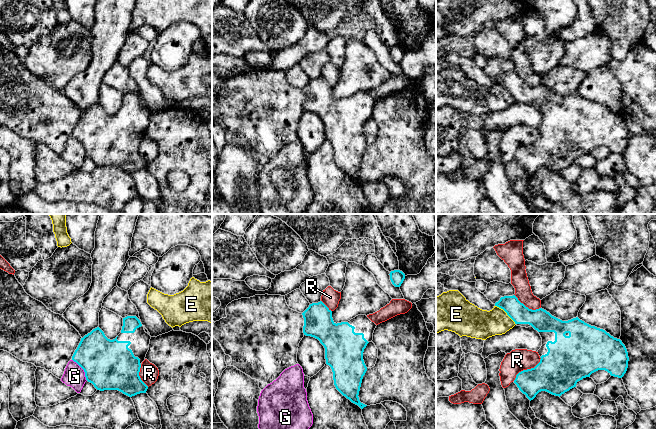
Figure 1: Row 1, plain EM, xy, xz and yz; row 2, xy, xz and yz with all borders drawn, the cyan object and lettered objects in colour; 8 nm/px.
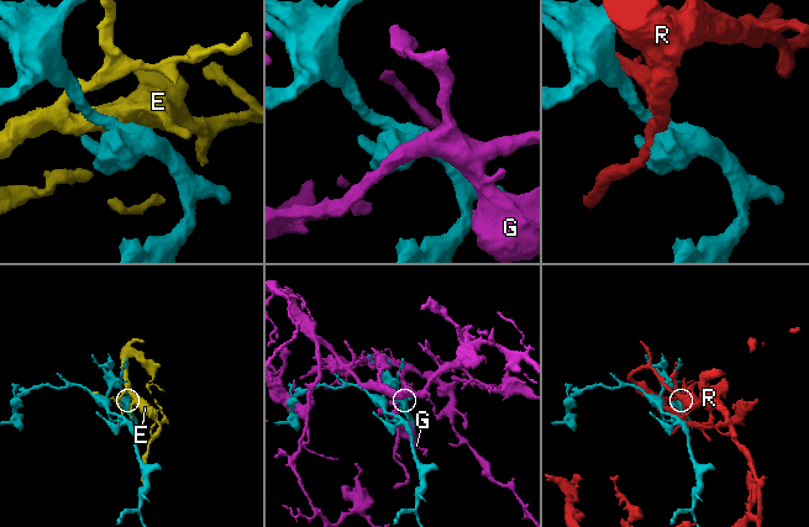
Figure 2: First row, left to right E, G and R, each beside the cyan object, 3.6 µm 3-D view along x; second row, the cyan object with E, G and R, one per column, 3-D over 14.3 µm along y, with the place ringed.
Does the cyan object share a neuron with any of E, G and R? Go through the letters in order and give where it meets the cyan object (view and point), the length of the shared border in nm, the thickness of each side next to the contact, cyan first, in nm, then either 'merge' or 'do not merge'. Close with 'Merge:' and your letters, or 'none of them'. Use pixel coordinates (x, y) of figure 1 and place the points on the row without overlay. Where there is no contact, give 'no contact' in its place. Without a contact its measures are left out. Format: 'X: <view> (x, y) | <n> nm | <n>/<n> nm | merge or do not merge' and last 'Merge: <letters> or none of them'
E: yz (506, 88) | 220 nm | 160/240 nm | do not merge
G: xy (83, 145) | 220 nm | 400/180 nm | do not merge
R: yz (527, 145) | 300 nm | 340/180 nm | do not merge
Merge: none of them

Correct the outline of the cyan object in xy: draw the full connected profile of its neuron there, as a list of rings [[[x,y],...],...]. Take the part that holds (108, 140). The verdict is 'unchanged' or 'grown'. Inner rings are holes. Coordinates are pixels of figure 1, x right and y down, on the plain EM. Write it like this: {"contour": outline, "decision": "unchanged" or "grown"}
{"contour": [[[127,92],[123,94],[121,109],[113,116],[108,115],[99,103],[81,114],[72,136],[84,146],[86,156],[97,166],[118,166],[132,173],[146,169],[148,165],[139,148],[149,126],[150,115],[140,96],[136,92]]], "decision": "grown"}

